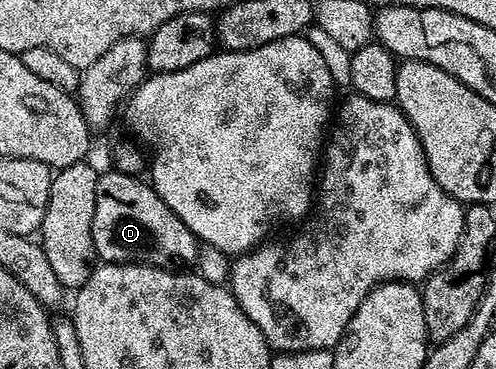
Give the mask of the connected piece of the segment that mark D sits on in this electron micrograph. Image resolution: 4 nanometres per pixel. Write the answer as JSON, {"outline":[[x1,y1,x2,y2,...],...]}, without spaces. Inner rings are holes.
{"outline":[[103,170,96,185,96,213,92,217,95,256,104,263,143,263,149,267,186,269,197,260,200,240,164,205,149,182,138,175]]}

